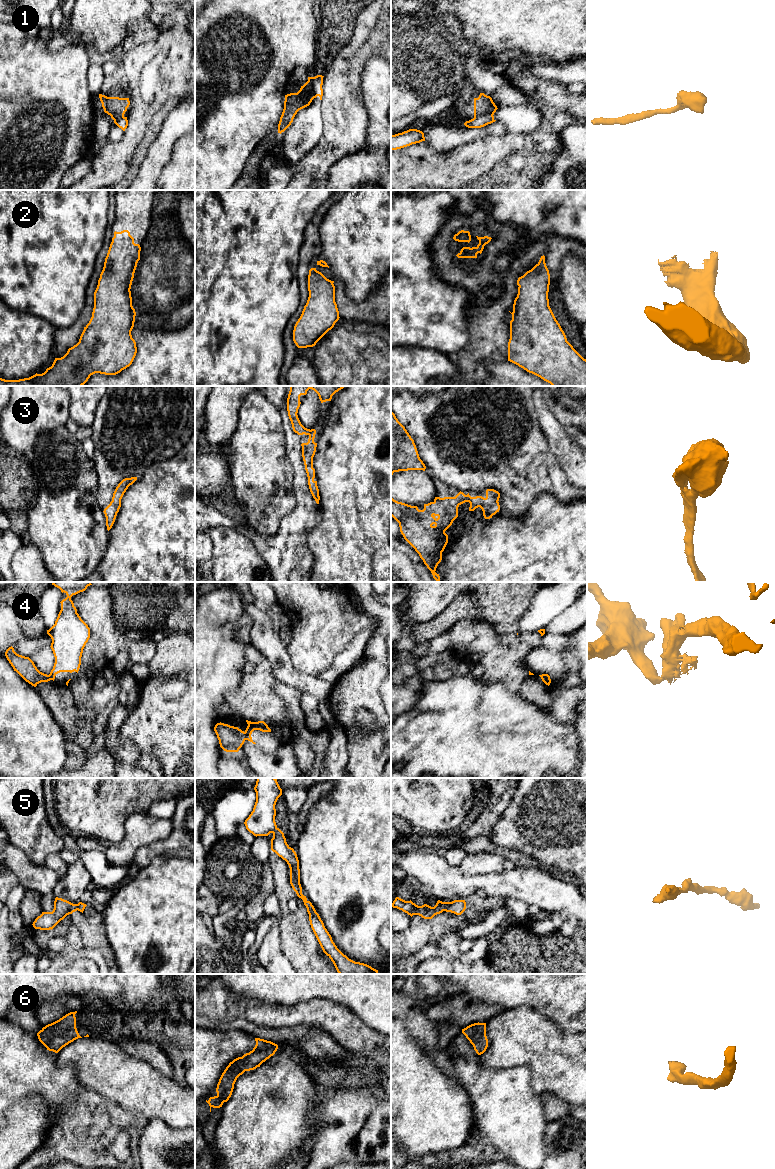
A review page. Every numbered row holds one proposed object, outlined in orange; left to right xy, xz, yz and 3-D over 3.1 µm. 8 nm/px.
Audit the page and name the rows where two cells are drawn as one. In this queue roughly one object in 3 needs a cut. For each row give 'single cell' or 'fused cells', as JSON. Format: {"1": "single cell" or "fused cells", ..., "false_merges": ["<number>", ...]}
{"1": "fused cells", "2": "single cell", "3": "single cell", "4": "fused cells", "5": "single cell", "6": "single cell", "false_merges": ["1", "4"]}

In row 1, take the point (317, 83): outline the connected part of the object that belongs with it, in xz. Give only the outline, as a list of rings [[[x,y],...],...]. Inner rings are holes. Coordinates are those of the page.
[[[317,75],[314,77],[314,80],[311,82],[312,84],[312,97],[313,99],[316,98],[317,96],[320,97],[320,100],[322,100],[323,96],[323,77],[322,75]]]

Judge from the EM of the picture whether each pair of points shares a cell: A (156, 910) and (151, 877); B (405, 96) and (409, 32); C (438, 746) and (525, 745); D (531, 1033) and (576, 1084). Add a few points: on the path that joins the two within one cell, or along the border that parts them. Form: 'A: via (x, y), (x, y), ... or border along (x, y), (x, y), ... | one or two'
A: via (156, 902), (156, 885) | one
B: border along (401, 84), (414, 90), (425, 100) | two
C: via (460, 745), (503, 745) | one
D: via (542, 1046), (567, 1071) | one

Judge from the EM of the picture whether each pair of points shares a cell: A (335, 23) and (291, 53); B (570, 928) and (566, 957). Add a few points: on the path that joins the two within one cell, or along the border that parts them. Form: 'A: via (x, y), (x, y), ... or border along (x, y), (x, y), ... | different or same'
A: border along (317, 45), (312, 68) | different
B: border along (559, 932), (566, 937), (571, 937), (575, 934) | different

